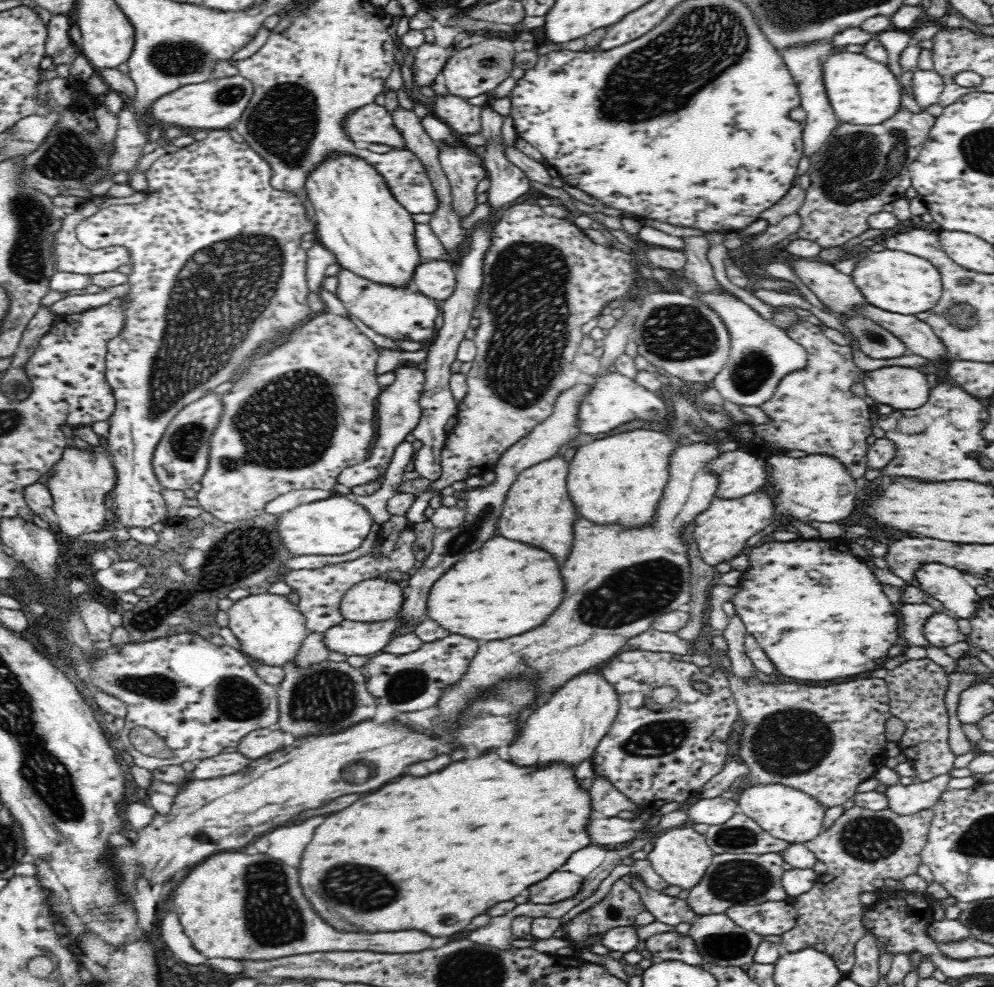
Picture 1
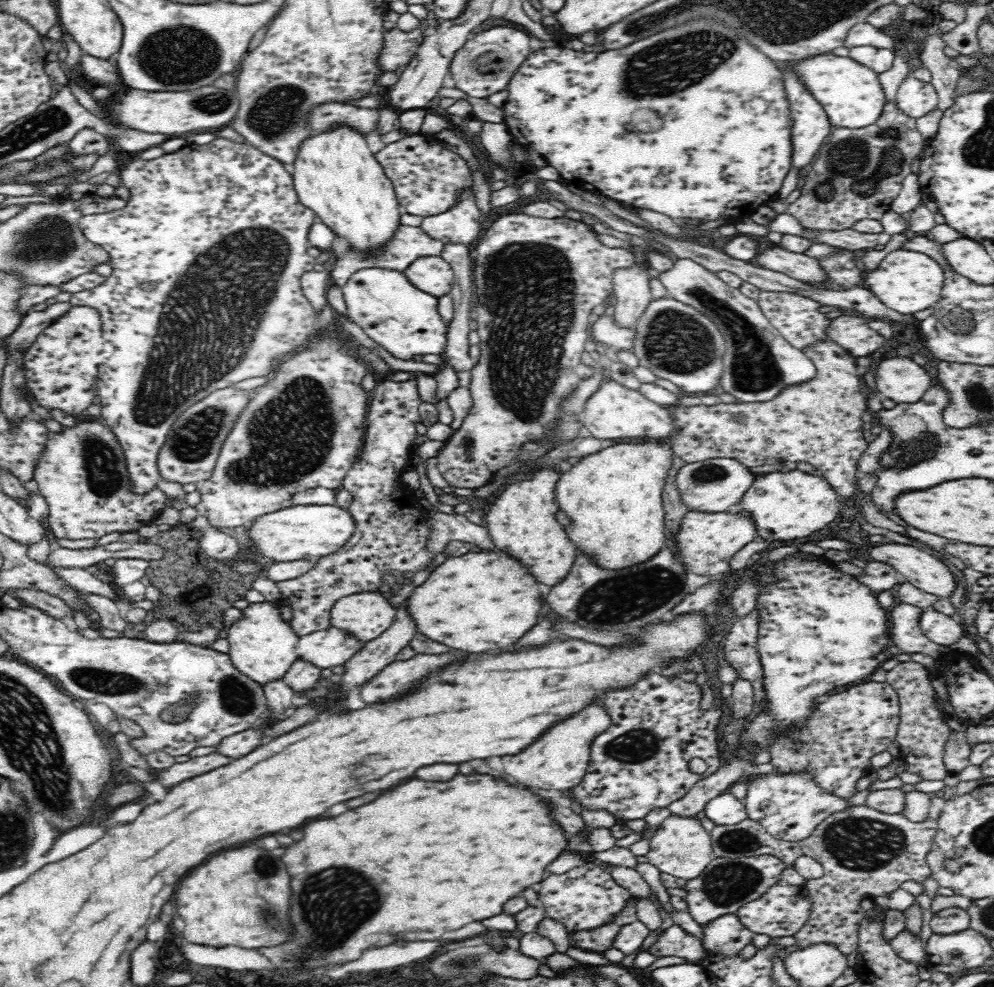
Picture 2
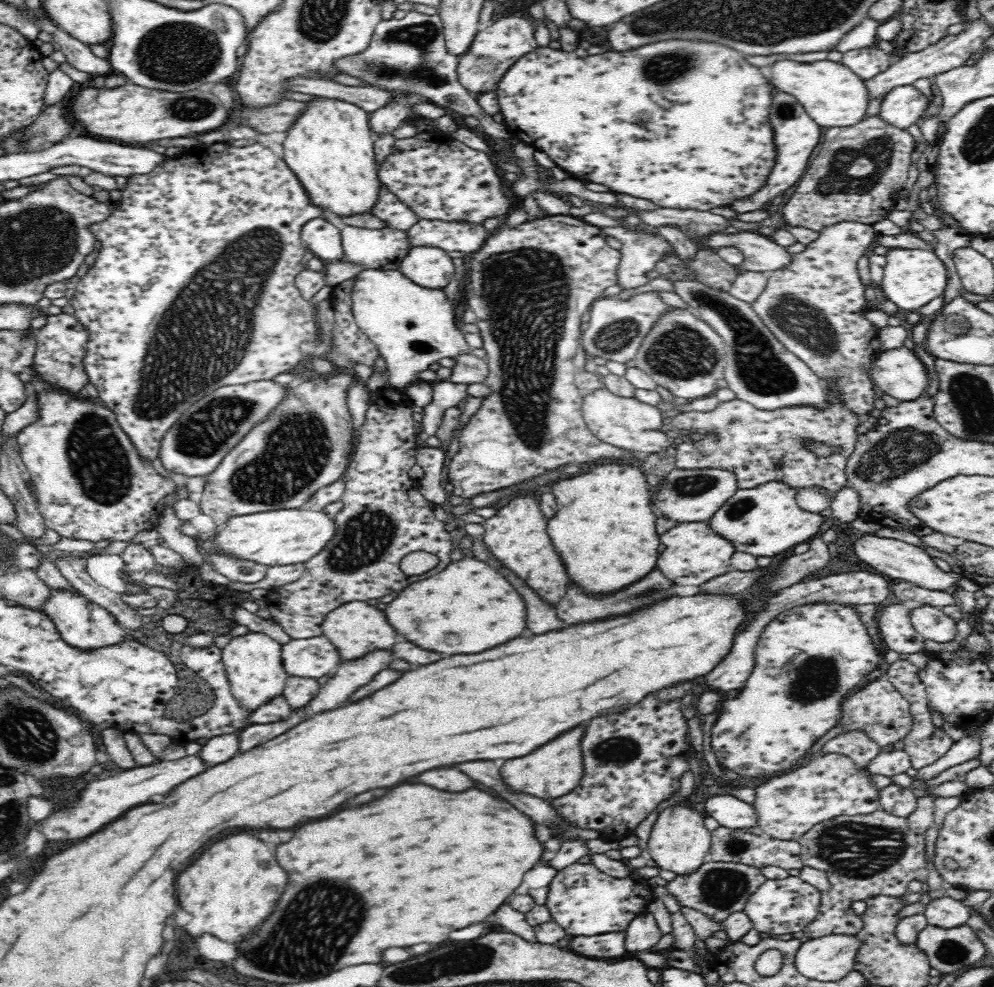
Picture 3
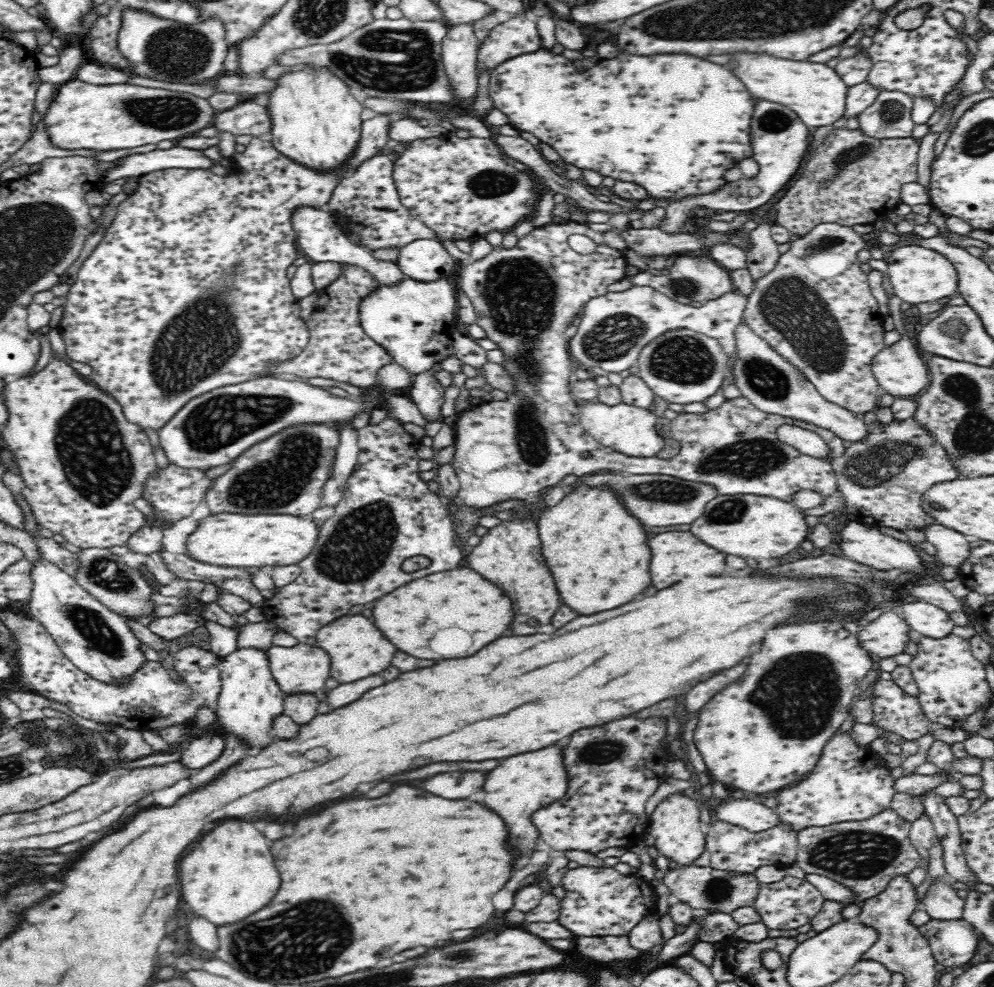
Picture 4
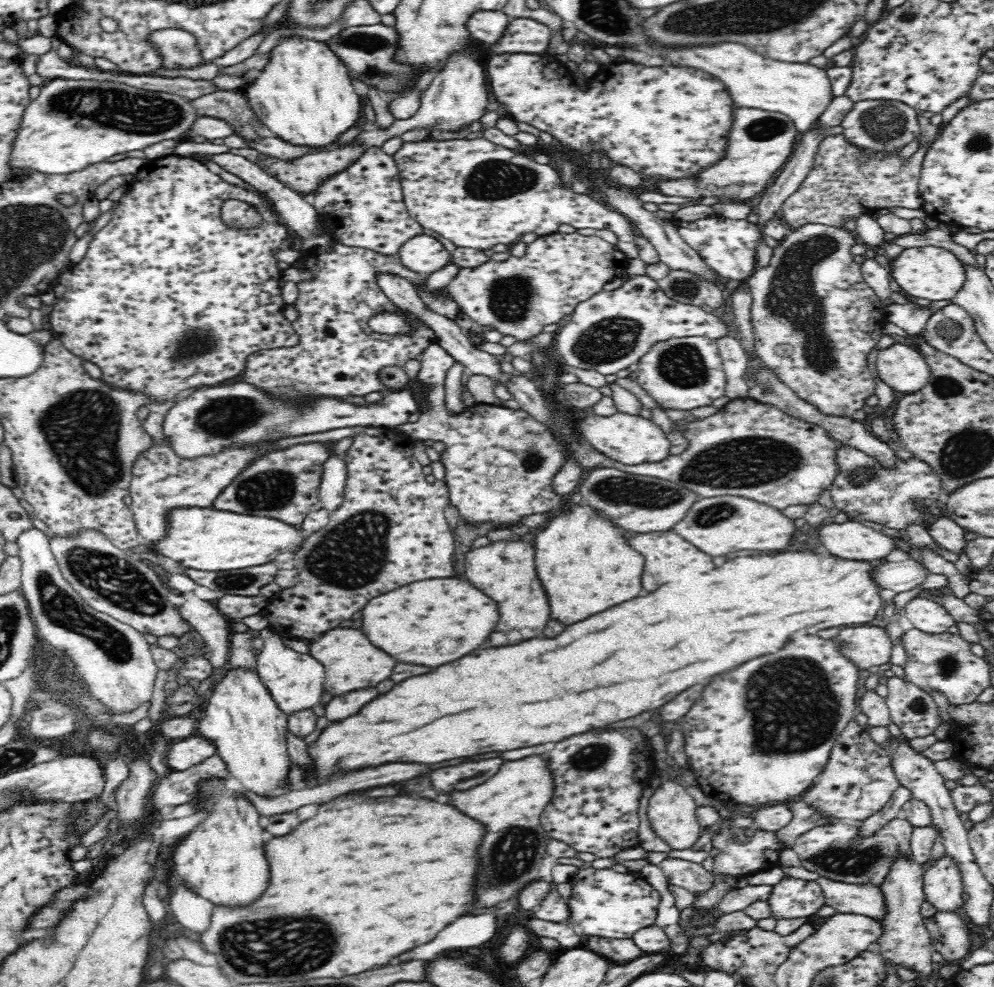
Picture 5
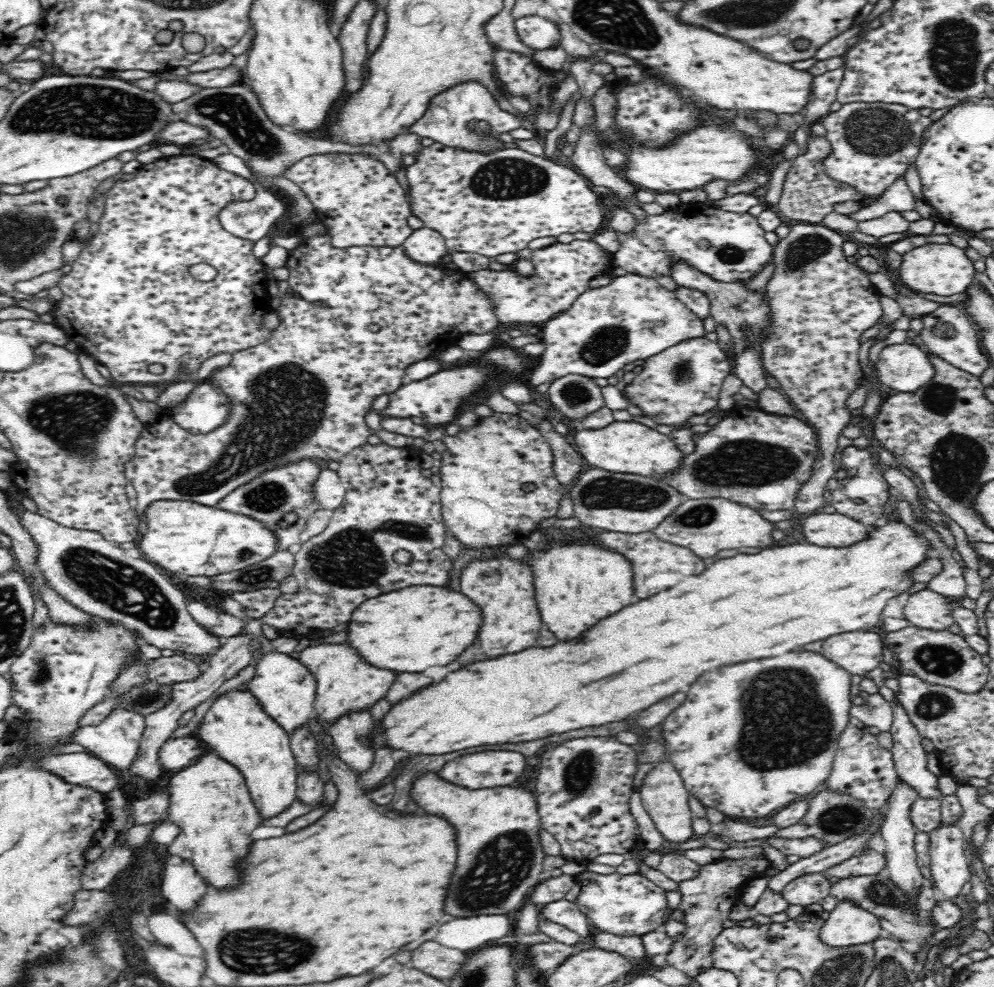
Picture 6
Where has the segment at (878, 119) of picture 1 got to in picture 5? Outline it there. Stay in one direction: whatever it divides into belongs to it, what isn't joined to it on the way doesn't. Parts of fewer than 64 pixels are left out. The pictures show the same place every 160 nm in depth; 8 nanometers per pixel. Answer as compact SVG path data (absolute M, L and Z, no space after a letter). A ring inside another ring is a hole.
M723 42L672 50L656 46L652 48L666 56L672 64L697 68L722 80L728 93L734 98L737 109L756 108L784 114L795 123L800 134L806 133L817 124L835 98L826 68L810 63L772 60L740 43Z

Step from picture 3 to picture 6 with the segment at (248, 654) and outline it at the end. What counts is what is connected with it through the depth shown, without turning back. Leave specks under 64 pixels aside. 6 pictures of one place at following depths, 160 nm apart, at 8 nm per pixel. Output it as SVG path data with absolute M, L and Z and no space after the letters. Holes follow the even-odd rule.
M250 688L245 691L231 689L218 696L199 723L198 736L216 756L234 765L244 775L262 821L284 812L297 798L297 762L291 749L289 733L264 712Z

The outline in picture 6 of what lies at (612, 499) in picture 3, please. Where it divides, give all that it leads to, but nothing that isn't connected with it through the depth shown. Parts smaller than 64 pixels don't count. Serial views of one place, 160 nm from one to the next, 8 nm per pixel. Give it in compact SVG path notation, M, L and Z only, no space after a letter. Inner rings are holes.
M589 536L564 540L549 548L532 551L533 584L544 626L556 634L558 640L578 638L598 620L632 604L634 574L632 564Z

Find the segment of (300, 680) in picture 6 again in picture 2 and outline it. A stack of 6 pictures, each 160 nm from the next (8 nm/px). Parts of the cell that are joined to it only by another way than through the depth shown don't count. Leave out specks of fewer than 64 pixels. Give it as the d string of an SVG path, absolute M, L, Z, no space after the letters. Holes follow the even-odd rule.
M331 626L327 630L300 637L297 656L305 658L320 668L346 664L368 640Z

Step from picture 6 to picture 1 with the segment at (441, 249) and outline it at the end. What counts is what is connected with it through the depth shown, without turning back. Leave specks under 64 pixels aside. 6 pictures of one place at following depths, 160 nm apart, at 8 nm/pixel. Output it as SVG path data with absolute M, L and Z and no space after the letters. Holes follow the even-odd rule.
M424 260L414 271L412 288L428 298L441 302L450 298L457 285L455 268L448 261Z

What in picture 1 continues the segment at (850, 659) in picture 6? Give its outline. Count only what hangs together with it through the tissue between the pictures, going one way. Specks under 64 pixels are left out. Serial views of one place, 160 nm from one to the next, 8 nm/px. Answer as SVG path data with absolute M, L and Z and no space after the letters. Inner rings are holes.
M904 604L900 608L900 626L904 624L902 638L907 640L908 646L928 646L929 642L924 637L923 627L926 625L928 618L938 609L928 604Z

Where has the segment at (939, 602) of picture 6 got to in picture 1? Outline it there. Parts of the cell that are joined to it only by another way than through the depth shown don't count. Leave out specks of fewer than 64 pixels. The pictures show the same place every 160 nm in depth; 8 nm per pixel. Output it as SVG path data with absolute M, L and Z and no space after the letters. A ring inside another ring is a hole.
M936 612L928 618L923 634L929 644L942 648L956 642L968 641L968 637L960 632L957 620L944 612Z

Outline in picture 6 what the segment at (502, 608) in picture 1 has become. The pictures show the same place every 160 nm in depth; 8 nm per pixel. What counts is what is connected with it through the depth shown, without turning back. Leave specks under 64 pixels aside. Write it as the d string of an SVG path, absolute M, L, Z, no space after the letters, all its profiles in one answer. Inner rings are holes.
M412 586L370 598L356 608L348 626L348 644L378 668L424 672L430 666L454 662L476 640L480 624L480 610L462 592L446 586Z

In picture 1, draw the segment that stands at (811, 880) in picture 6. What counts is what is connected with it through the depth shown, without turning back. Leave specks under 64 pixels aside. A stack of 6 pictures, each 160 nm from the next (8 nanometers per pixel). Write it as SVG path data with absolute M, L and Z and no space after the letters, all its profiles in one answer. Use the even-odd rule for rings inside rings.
M788 898L774 902L763 902L756 906L736 905L727 908L724 915L738 926L754 931L760 936L780 936L796 924L796 909Z

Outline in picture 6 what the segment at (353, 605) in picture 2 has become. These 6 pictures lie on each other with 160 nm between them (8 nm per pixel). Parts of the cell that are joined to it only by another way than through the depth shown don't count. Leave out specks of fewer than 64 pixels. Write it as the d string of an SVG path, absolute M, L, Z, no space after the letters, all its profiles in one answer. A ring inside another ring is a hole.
M346 642L310 645L299 652L298 659L317 680L315 712L330 723L348 712L370 708L374 702L386 696L396 676L392 670L368 666L364 658L360 658L360 654L356 654Z

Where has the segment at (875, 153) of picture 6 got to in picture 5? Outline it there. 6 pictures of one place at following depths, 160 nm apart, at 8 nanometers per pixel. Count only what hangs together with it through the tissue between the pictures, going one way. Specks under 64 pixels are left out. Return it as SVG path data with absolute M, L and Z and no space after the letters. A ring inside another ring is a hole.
M859 101L854 110L844 118L841 126L848 142L862 151L898 151L921 134L918 117L919 112L899 101Z

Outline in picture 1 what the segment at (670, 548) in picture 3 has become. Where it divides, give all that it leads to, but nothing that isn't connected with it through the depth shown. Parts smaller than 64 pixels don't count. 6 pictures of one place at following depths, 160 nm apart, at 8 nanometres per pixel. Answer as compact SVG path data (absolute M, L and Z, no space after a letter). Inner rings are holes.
M766 489L754 490L740 498L718 498L701 512L693 522L693 536L699 554L706 564L714 567L720 562L727 562L744 553L748 538L764 530L775 519L775 502Z

